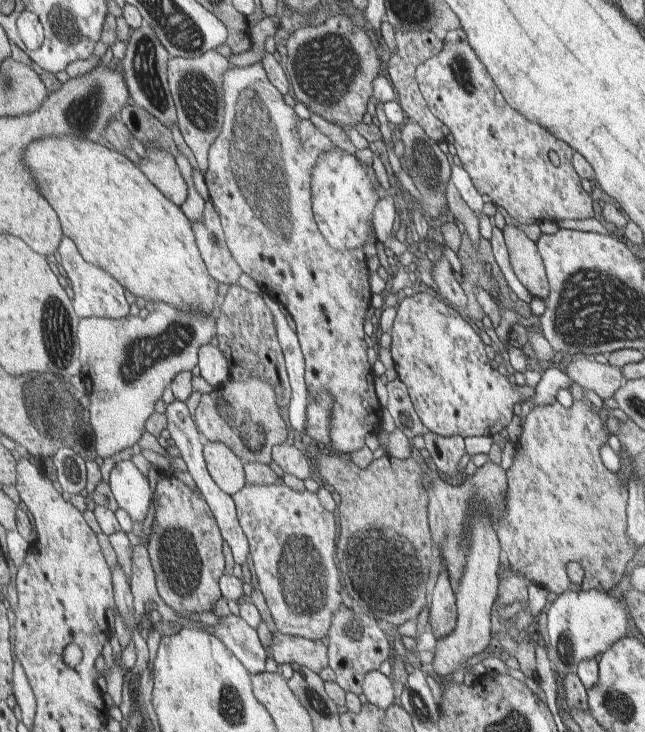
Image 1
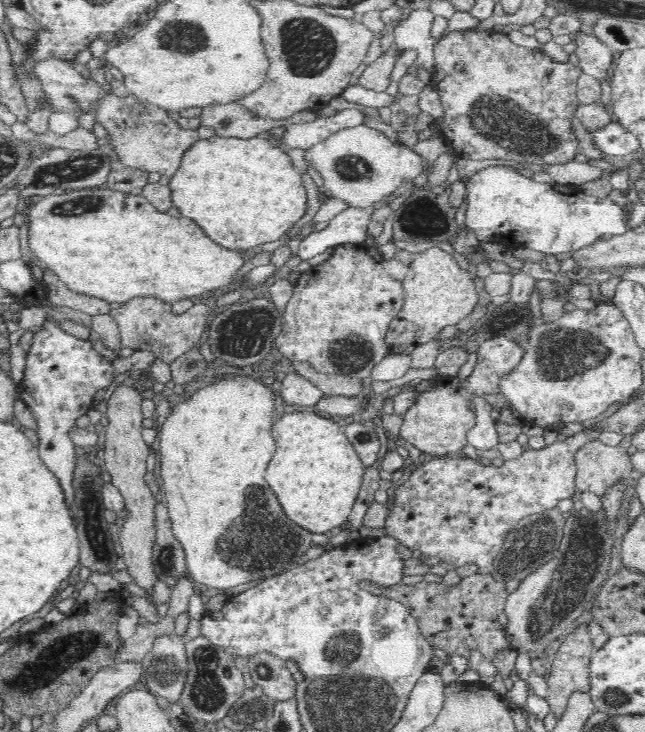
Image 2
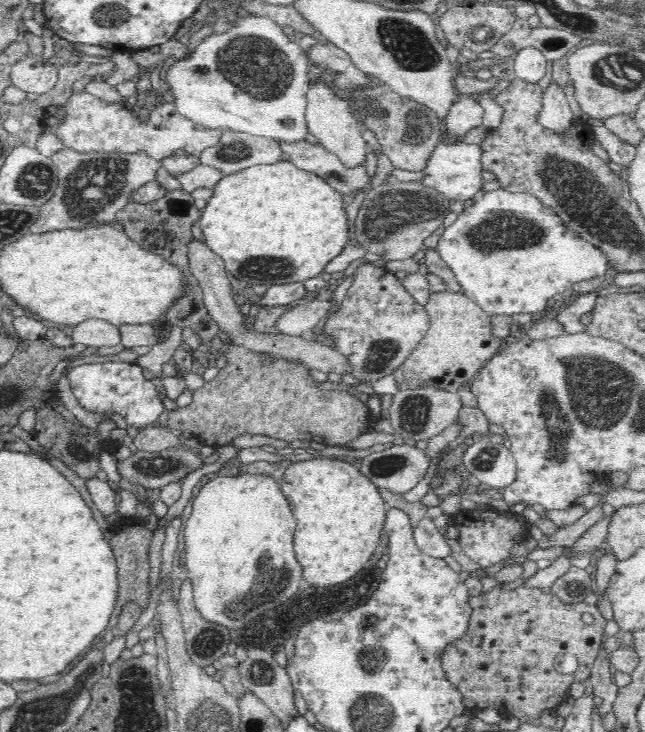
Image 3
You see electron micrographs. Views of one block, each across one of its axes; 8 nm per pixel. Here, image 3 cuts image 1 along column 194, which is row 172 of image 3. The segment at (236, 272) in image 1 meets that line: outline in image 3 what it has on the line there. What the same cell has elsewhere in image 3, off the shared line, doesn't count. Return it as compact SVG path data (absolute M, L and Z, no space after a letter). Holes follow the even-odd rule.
M223 130L217 144L204 147L199 158L201 164L224 174L253 164L276 162L282 153L280 143L273 138Z

